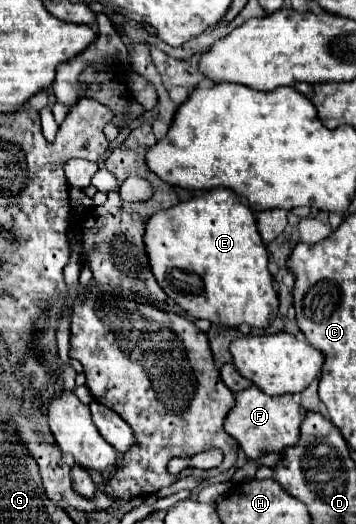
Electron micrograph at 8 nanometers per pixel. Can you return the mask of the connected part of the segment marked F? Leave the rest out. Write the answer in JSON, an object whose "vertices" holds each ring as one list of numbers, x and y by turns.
{"vertices":[[250,386,236,394,236,406,228,412,224,430,238,442,248,458,256,460,264,452,282,452,286,446,294,446,300,438,300,424,302,412,292,400,292,394,268,396,256,386]]}

